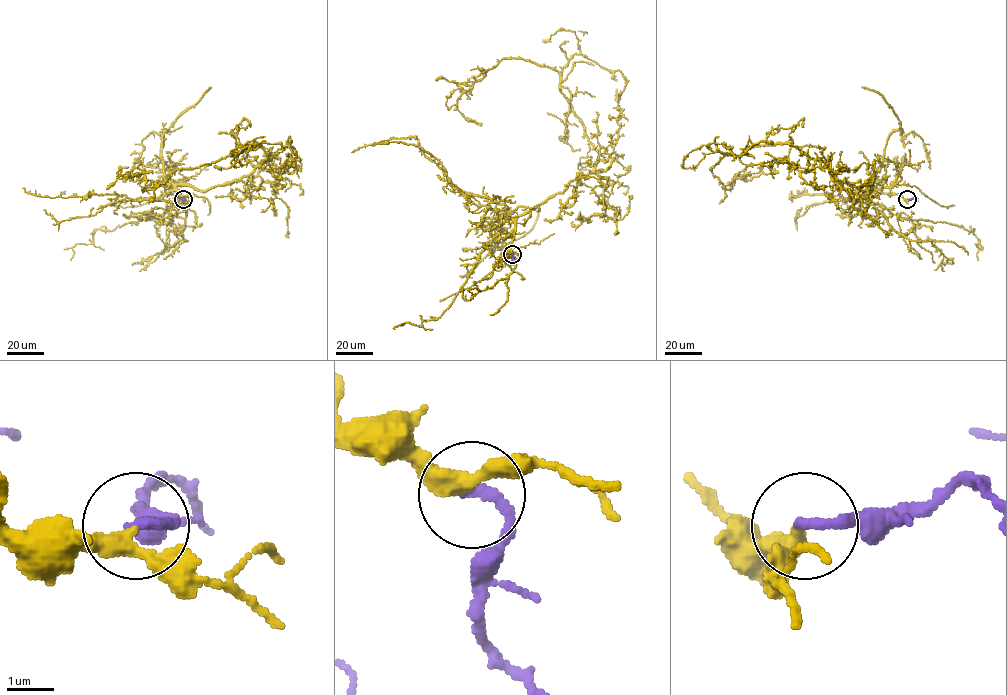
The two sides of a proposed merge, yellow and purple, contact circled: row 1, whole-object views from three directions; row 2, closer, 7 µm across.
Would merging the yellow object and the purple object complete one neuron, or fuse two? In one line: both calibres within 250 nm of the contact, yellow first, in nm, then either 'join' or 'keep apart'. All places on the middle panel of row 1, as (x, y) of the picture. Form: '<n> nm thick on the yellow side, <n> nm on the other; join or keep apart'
300 nm thick on the yellow side, 220 nm on the other; join

